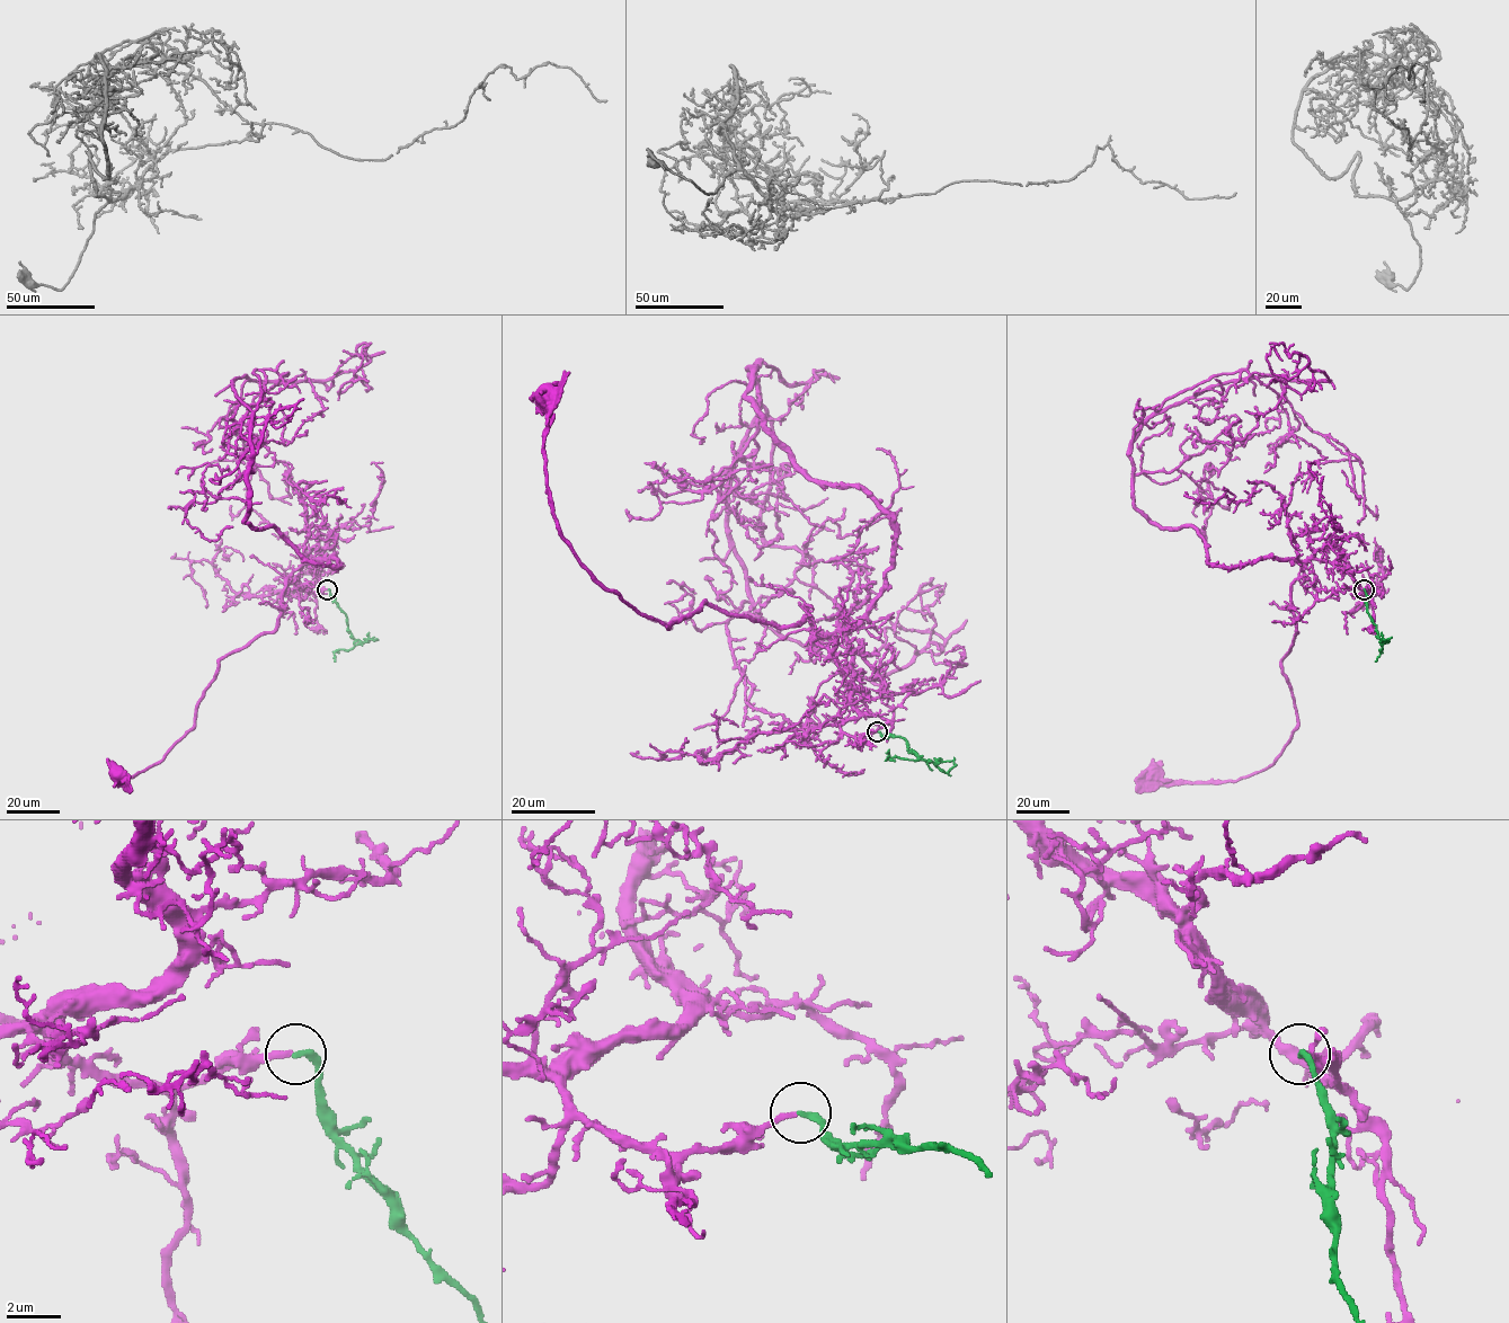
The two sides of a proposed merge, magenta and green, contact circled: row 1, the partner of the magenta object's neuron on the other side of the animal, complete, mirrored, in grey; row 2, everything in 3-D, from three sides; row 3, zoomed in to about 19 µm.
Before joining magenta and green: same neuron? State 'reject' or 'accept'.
accept

